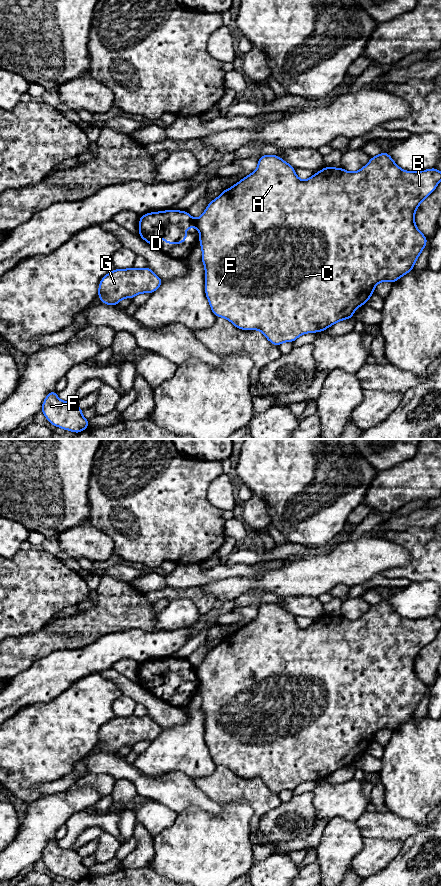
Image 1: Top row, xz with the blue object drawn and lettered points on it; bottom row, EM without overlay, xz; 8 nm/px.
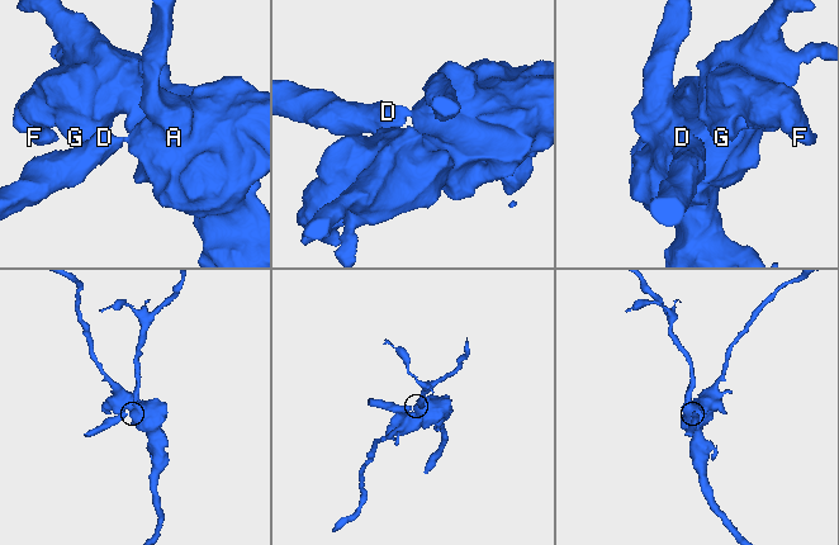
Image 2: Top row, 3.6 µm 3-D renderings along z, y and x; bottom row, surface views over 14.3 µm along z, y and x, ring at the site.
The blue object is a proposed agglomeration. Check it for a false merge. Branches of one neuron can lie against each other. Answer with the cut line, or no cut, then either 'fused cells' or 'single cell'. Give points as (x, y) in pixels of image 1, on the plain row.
xz (194, 668), (196, 674) | fused cells

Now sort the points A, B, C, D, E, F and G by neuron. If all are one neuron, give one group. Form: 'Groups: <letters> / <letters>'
Groups: A B C E F G / D

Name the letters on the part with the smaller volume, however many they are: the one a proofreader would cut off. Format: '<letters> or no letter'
D

